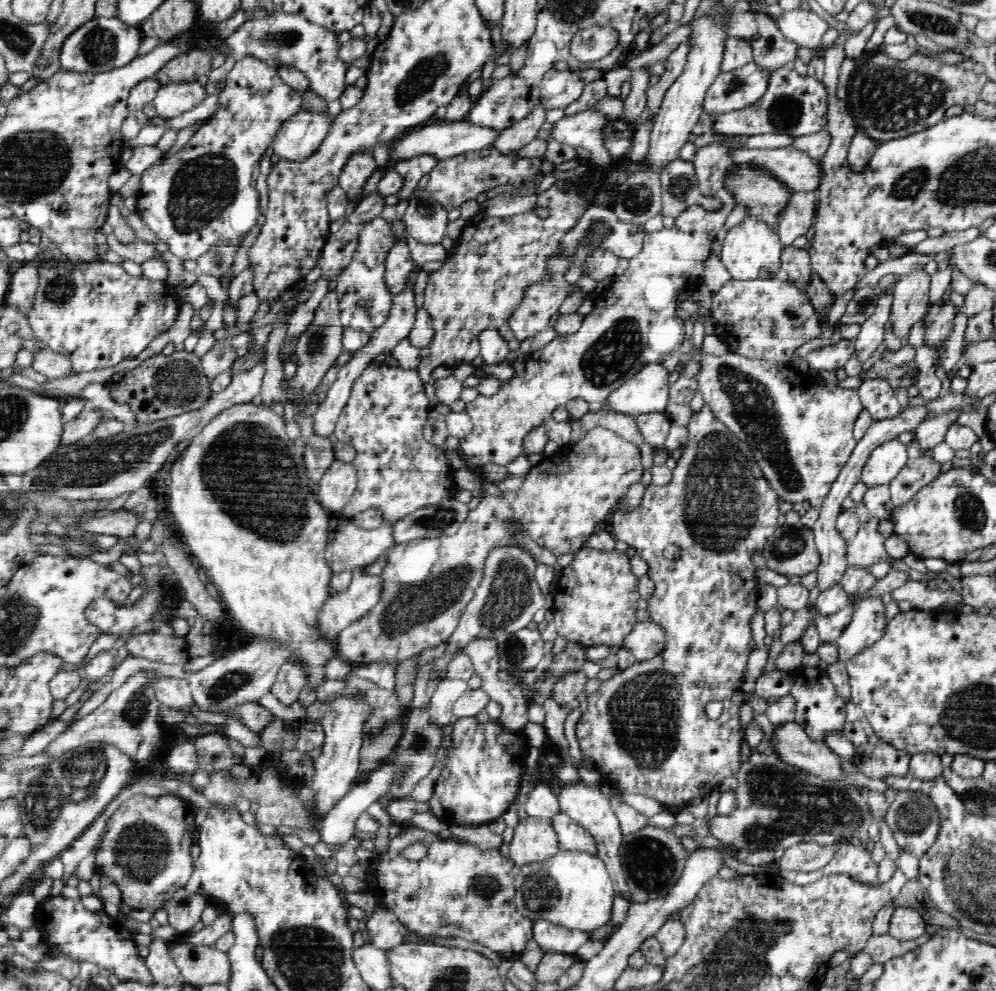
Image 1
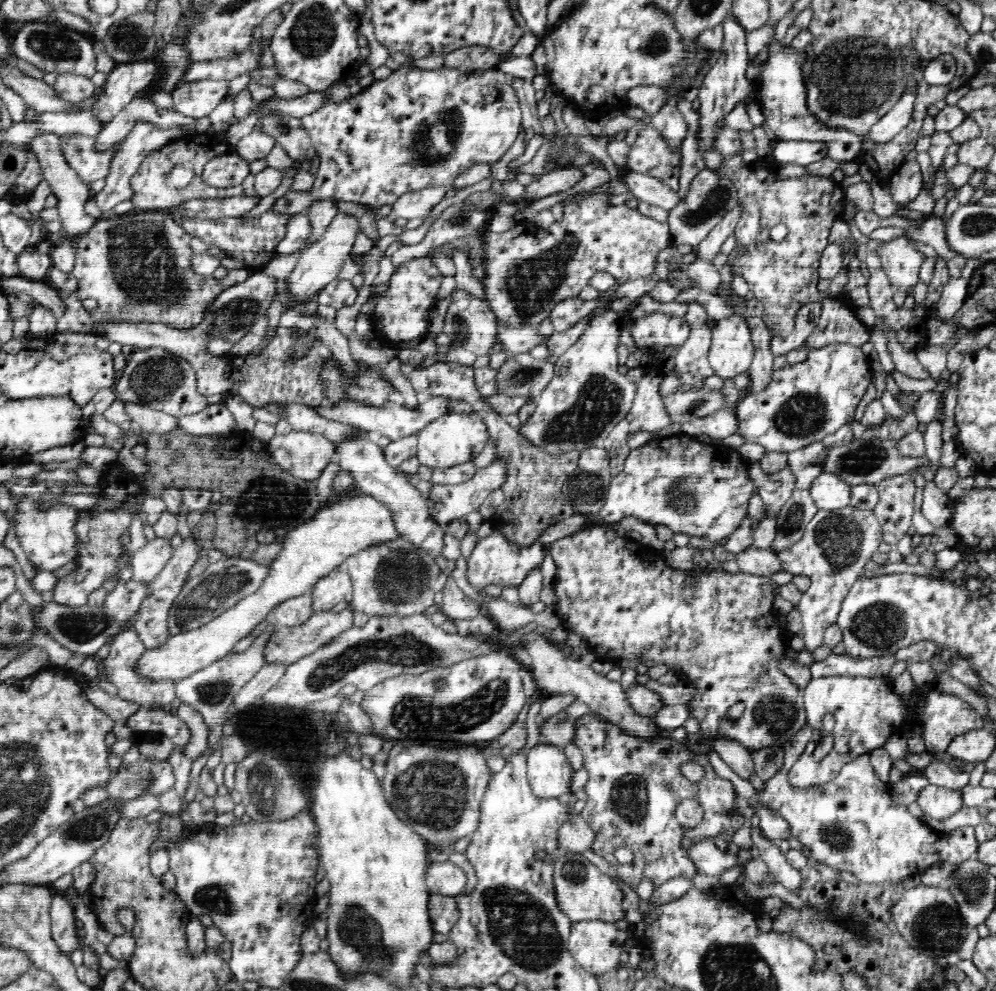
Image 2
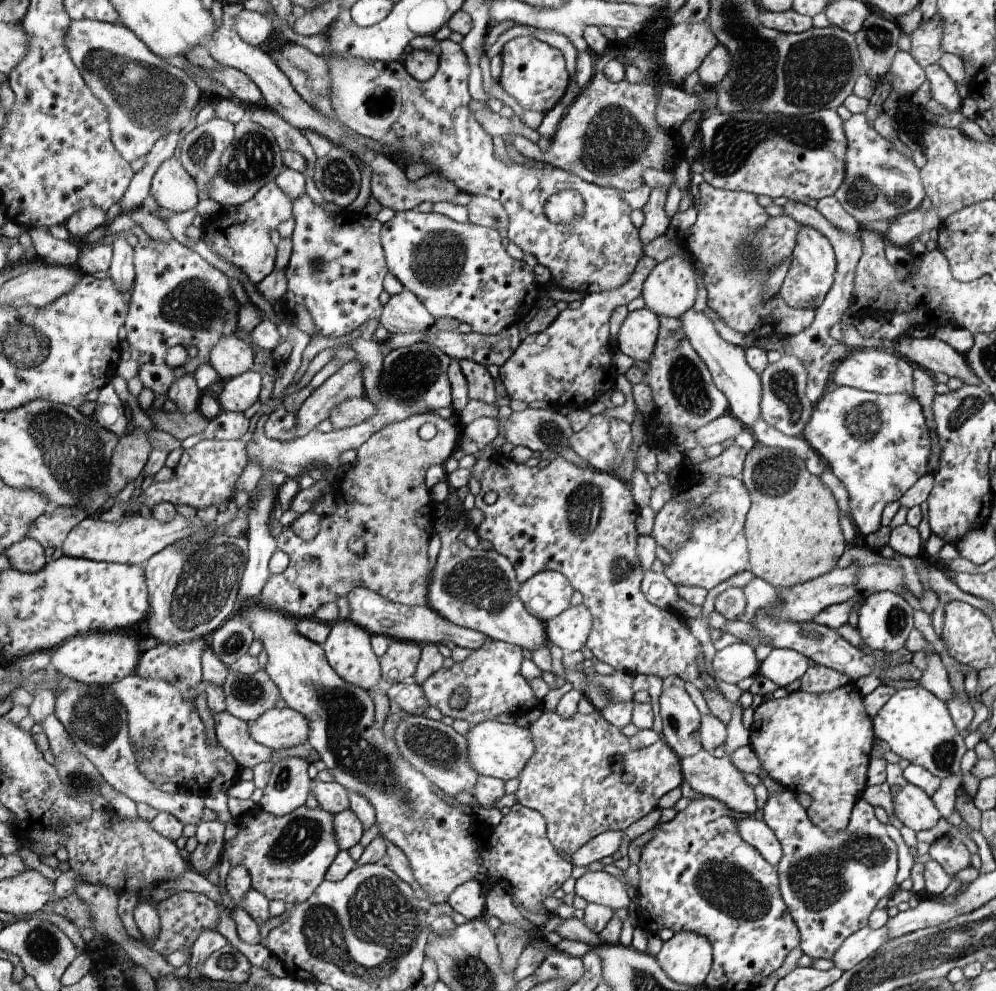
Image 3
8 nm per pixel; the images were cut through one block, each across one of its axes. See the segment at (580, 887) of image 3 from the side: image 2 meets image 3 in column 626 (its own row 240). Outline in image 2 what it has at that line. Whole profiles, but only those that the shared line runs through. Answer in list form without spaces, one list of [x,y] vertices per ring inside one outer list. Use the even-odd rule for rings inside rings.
[[[906,236],[886,241],[885,245],[875,250],[878,254],[884,272],[889,276],[891,288],[908,292],[918,284],[918,271],[925,258],[920,251],[908,246]]]

